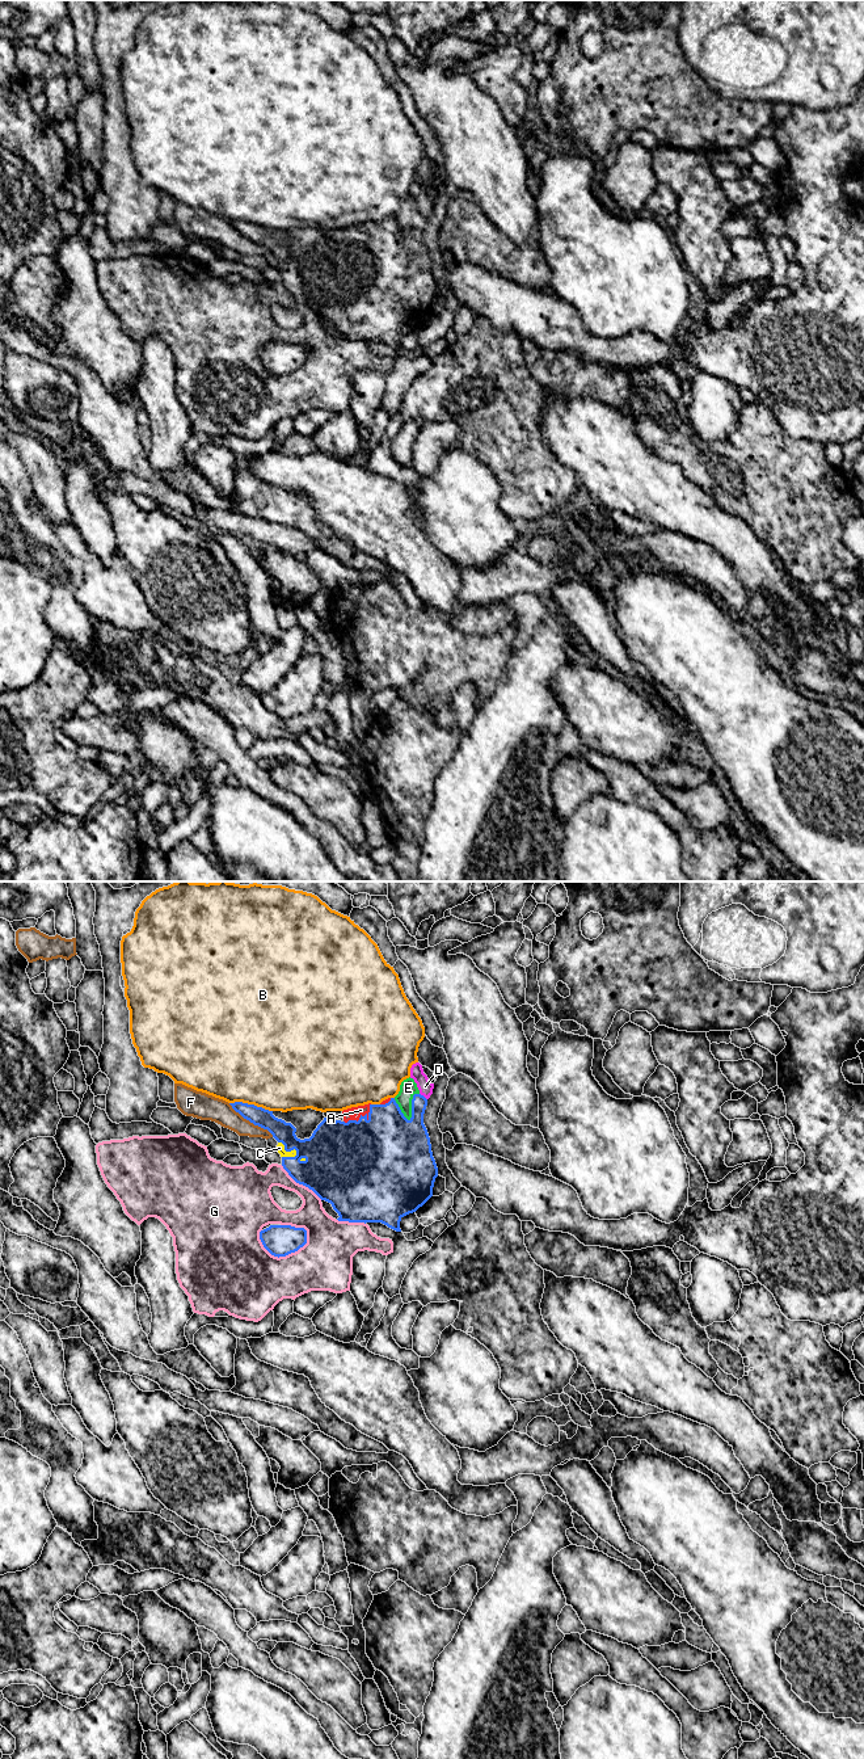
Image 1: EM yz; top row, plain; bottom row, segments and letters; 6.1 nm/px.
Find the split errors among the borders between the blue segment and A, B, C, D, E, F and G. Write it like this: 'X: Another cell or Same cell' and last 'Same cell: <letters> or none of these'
A: Same cell
B: Another cell
C: Same cell
D: Same cell
E: Same cell
F: Another cell
G: Another cell
Same cell: A, C, D, E

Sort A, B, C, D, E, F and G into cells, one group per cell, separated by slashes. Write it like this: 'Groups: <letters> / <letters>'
Groups: A C D E / B / F / G

